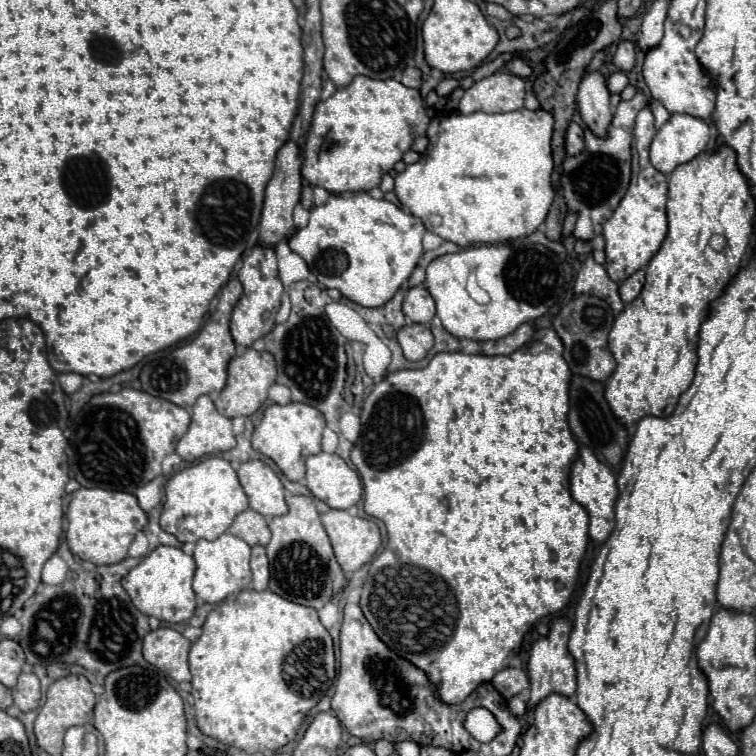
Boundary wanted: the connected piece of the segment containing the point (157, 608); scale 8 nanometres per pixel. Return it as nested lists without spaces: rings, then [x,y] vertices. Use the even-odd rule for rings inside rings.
[[[158,546],[154,548],[136,568],[132,568],[124,580],[122,586],[130,594],[132,604],[148,616],[156,616],[162,622],[186,622],[192,618],[196,610],[196,594],[192,590],[192,578],[194,578],[196,566],[194,558],[182,552],[182,548],[172,546]]]

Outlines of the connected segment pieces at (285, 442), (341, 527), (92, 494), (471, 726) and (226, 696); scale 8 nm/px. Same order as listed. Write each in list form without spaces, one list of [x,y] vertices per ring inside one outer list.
[[[290,402],[286,406],[270,404],[264,410],[264,416],[252,434],[252,448],[256,452],[272,458],[274,464],[280,468],[280,472],[288,480],[300,482],[306,476],[306,468],[304,468],[306,458],[312,454],[318,454],[322,450],[320,440],[322,440],[324,426],[326,426],[324,416],[308,404],[300,404],[300,402]]]
[[[328,510],[322,514],[322,526],[332,540],[336,560],[344,572],[360,570],[382,544],[376,522],[352,516],[346,510]]]
[[[80,488],[72,494],[68,510],[66,540],[72,554],[92,564],[118,564],[126,558],[128,548],[138,530],[148,524],[146,512],[140,508],[138,498],[120,490],[102,488]]]
[[[472,708],[466,718],[464,718],[464,728],[466,732],[470,732],[478,742],[490,742],[494,740],[500,732],[502,726],[498,724],[498,720],[494,718],[494,714],[486,708]]]
[[[242,590],[208,614],[202,636],[190,648],[190,672],[196,724],[206,736],[250,754],[278,750],[296,738],[306,714],[332,686],[334,644],[314,608],[294,604],[270,590]]]

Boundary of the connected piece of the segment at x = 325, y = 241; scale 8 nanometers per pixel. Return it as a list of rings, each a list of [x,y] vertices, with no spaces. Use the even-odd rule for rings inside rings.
[[[366,192],[352,196],[332,194],[326,204],[310,210],[308,226],[298,230],[288,244],[306,260],[320,284],[340,290],[344,298],[360,306],[378,308],[410,278],[424,254],[424,232],[422,220],[388,200],[376,200]]]

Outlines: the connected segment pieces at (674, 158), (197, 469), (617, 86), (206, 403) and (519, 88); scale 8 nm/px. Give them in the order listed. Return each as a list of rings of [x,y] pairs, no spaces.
[[[672,114],[652,140],[650,162],[662,174],[670,174],[678,164],[698,156],[708,144],[710,130],[702,118],[692,114]]]
[[[210,456],[190,468],[176,472],[166,484],[166,502],[160,516],[160,526],[174,534],[180,542],[214,540],[224,534],[232,520],[250,508],[250,500],[242,490],[236,470],[220,456]]]
[[[614,72],[610,78],[608,78],[608,90],[612,94],[620,94],[624,90],[624,86],[628,86],[628,78],[624,72]]]
[[[200,396],[192,408],[192,424],[176,444],[176,454],[186,462],[196,462],[204,454],[226,452],[234,446],[232,420],[214,408],[210,396]]]
[[[506,70],[494,72],[492,76],[474,82],[460,100],[460,112],[512,112],[524,106],[526,84],[520,76],[514,76]]]

